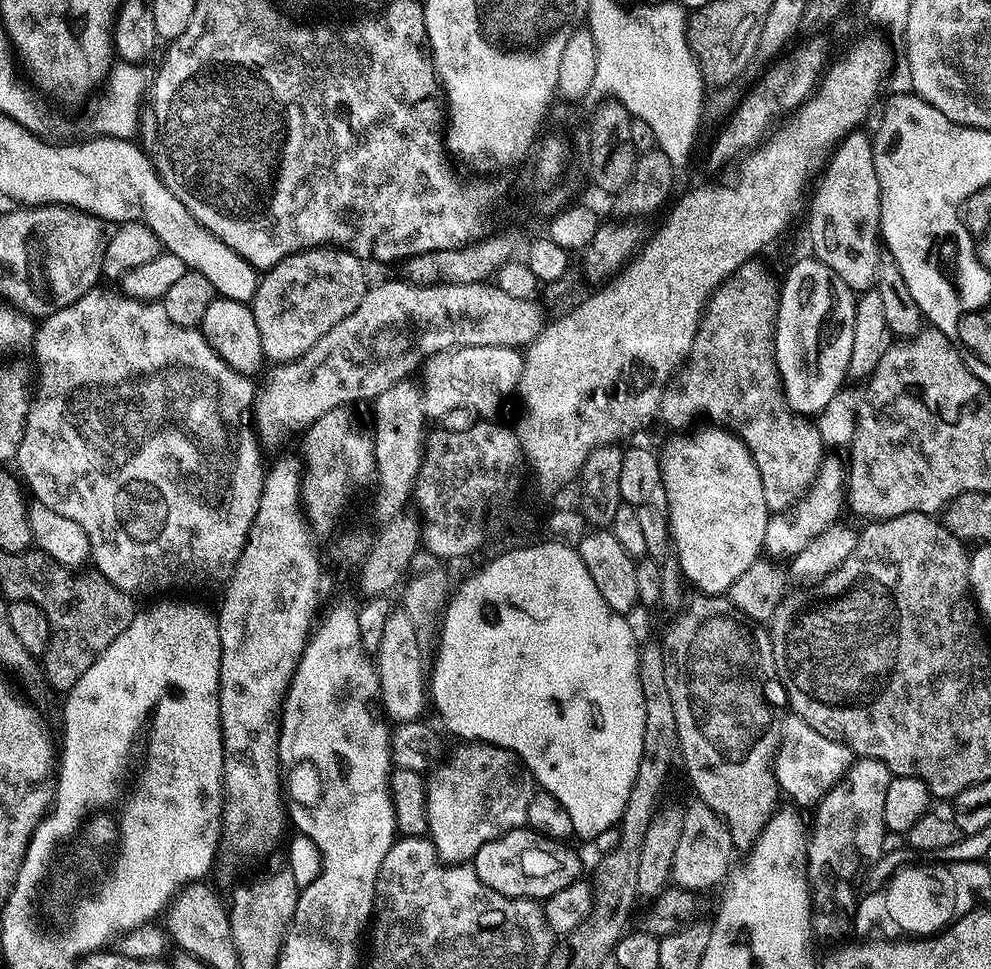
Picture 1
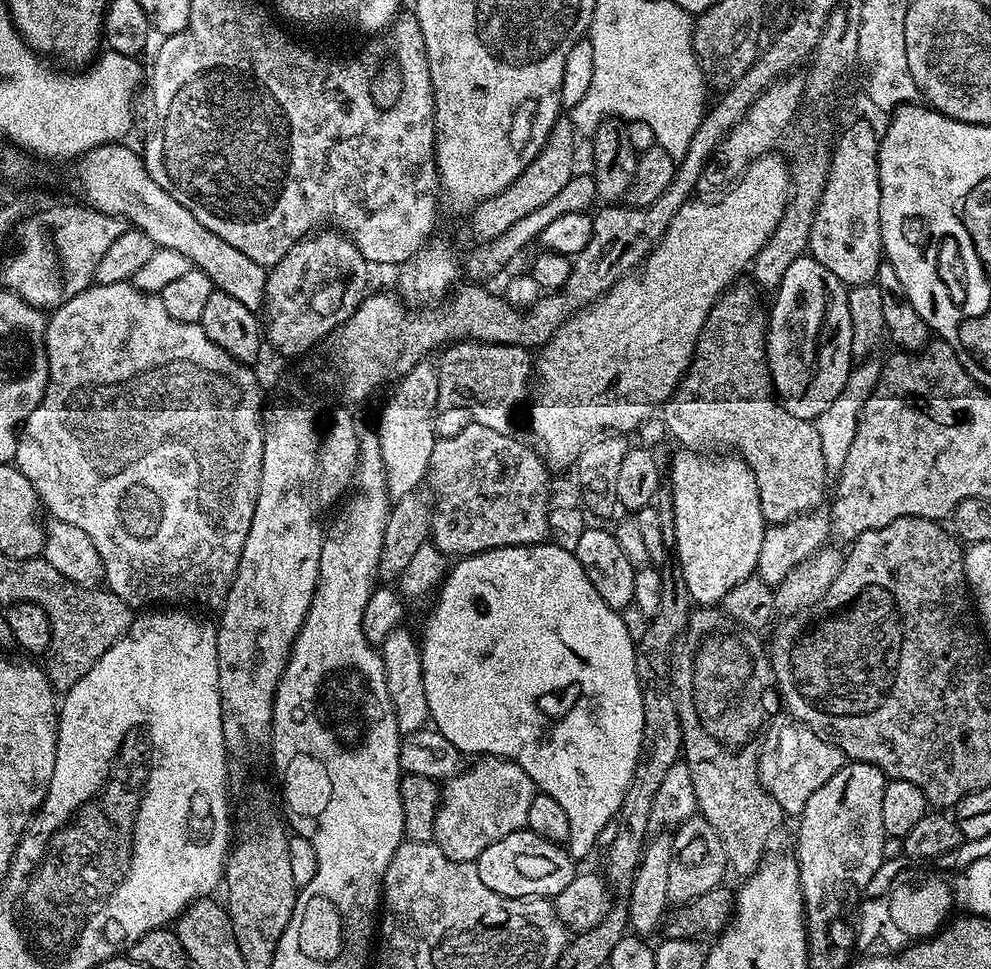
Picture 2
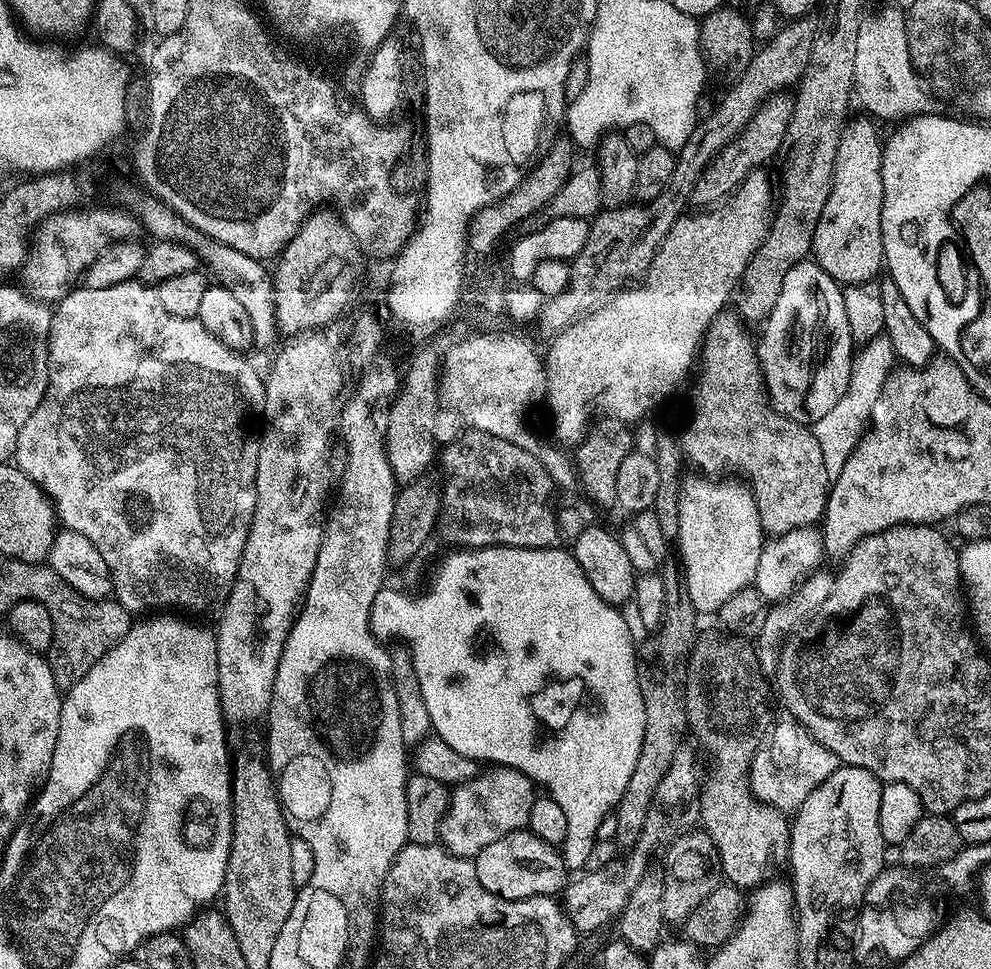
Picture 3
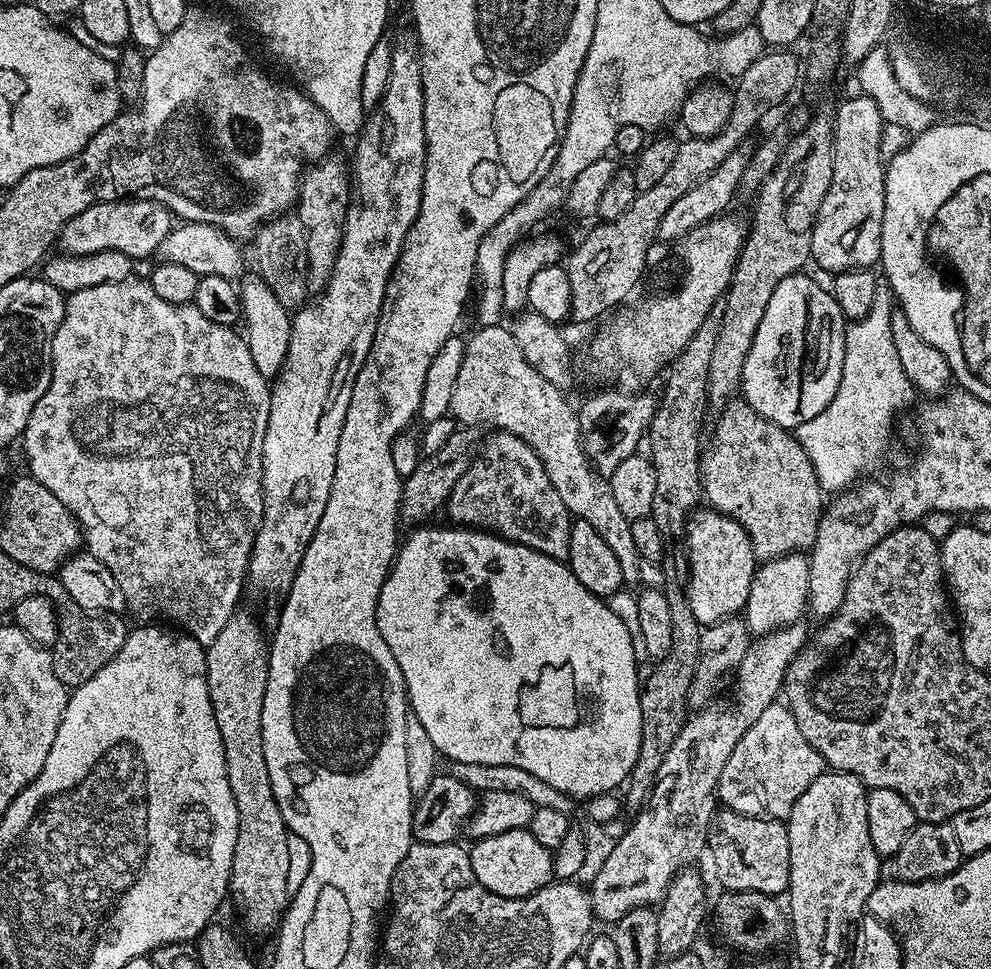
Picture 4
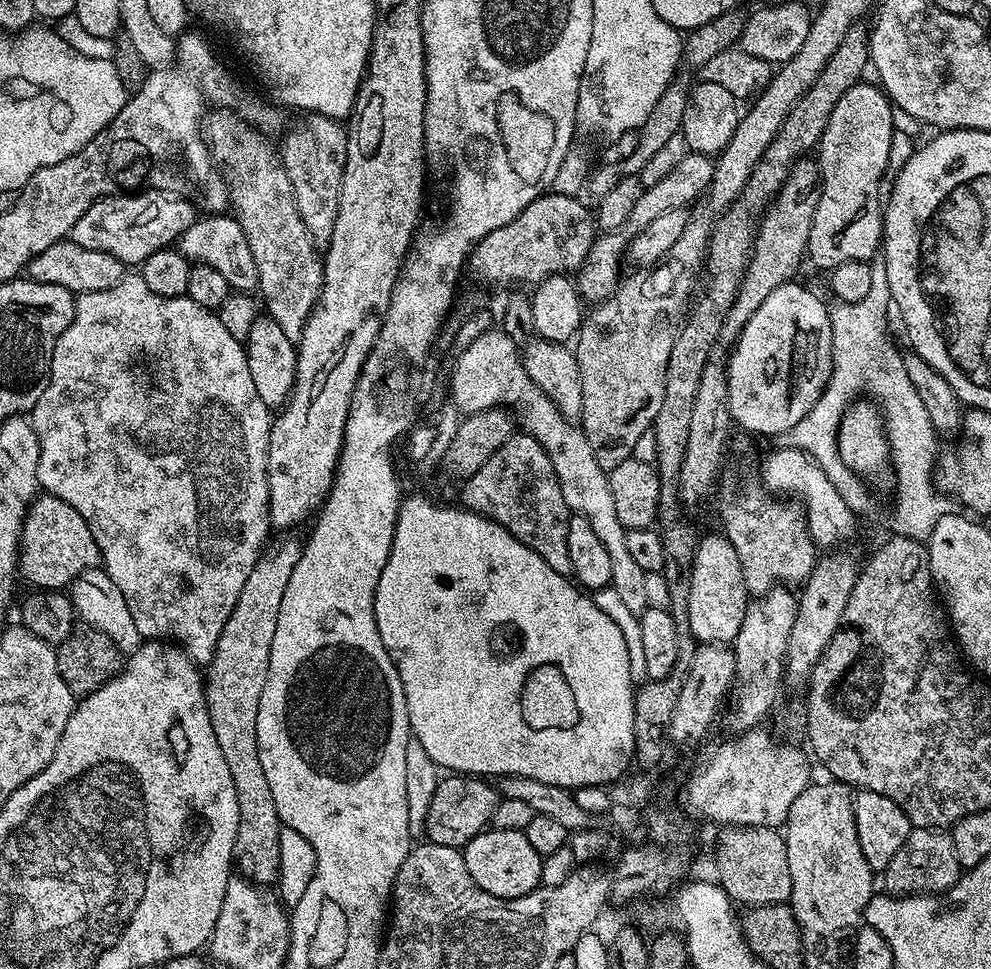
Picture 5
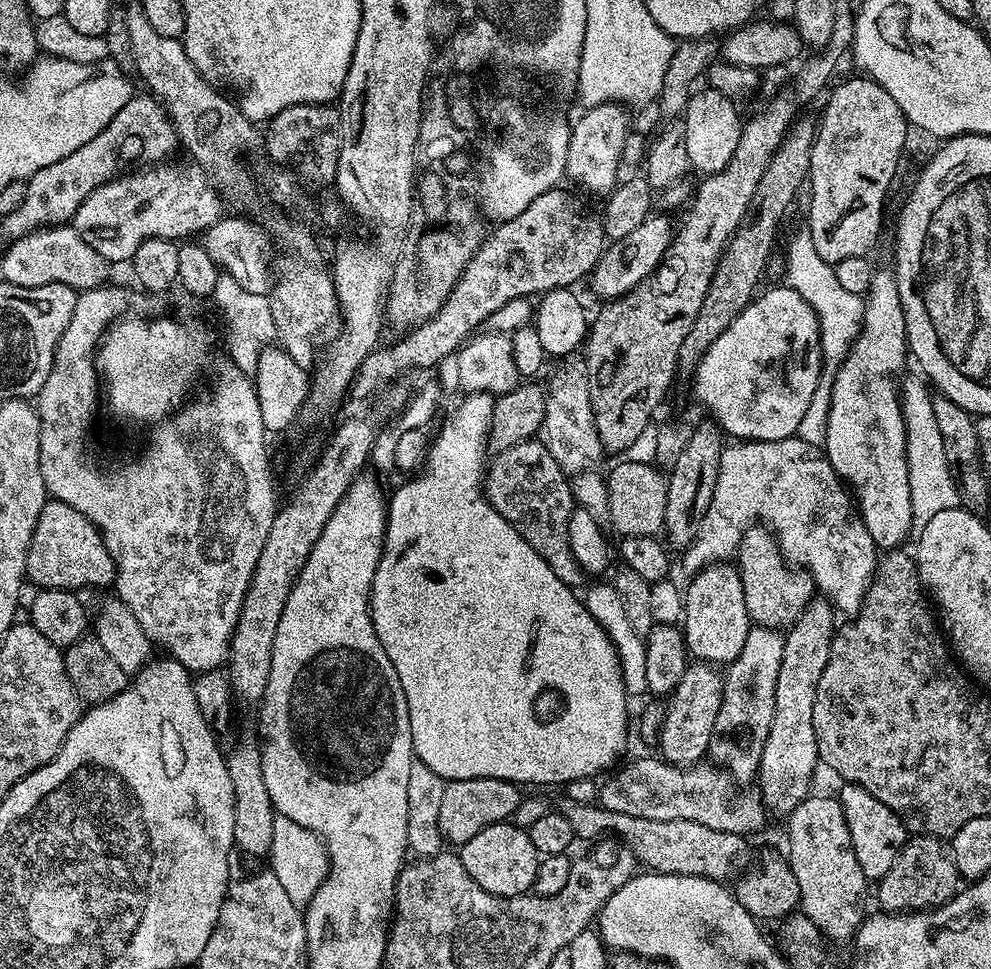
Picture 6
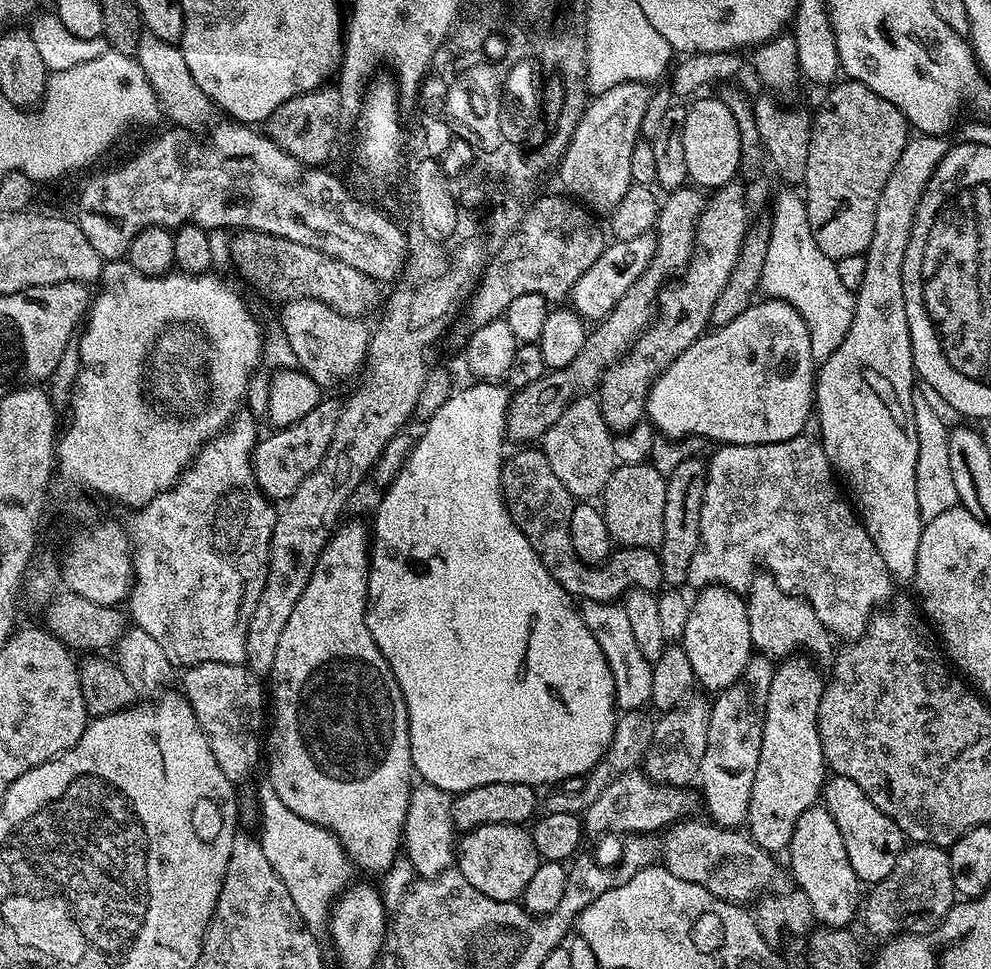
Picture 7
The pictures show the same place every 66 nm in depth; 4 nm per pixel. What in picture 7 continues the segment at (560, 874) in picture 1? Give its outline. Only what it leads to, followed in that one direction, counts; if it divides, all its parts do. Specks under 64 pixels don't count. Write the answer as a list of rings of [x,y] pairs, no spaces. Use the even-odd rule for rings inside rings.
[[[483,824],[463,833],[454,860],[474,890],[482,890],[486,898],[514,901],[523,897],[534,870],[542,862],[531,831],[519,824]]]

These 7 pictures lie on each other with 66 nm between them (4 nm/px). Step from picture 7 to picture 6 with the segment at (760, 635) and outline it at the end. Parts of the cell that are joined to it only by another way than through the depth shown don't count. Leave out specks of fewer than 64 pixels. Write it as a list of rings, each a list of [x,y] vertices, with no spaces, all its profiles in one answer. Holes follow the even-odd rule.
[[[753,526],[741,535],[738,571],[742,594],[746,594],[749,621],[762,628],[784,630],[795,623],[802,610],[814,598],[817,586],[812,575],[789,565],[780,551],[776,537],[764,526]]]

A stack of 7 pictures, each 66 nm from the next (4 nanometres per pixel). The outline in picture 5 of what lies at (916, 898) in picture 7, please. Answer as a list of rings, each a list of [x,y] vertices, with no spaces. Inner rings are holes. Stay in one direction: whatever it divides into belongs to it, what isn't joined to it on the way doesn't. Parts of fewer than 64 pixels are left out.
[[[913,828],[906,842],[902,842],[898,854],[890,858],[890,866],[883,870],[883,891],[897,898],[931,896],[948,891],[958,883],[961,875],[958,854],[954,854],[954,842],[947,831],[939,828]]]

